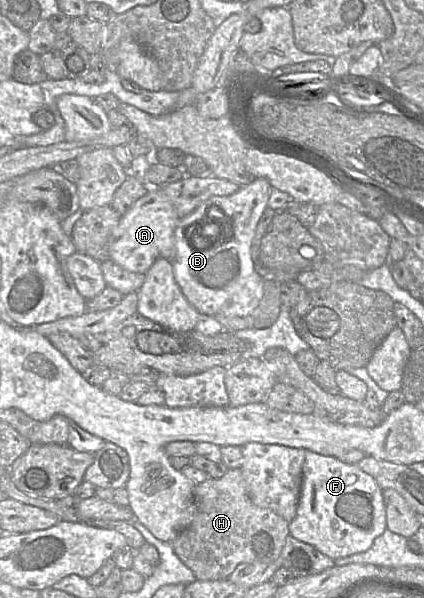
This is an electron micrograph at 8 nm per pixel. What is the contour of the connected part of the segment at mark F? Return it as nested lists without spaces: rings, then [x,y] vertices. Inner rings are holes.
[[[305,450],[296,515],[288,529],[290,536],[312,545],[332,560],[365,552],[386,530],[383,490],[357,465]]]

